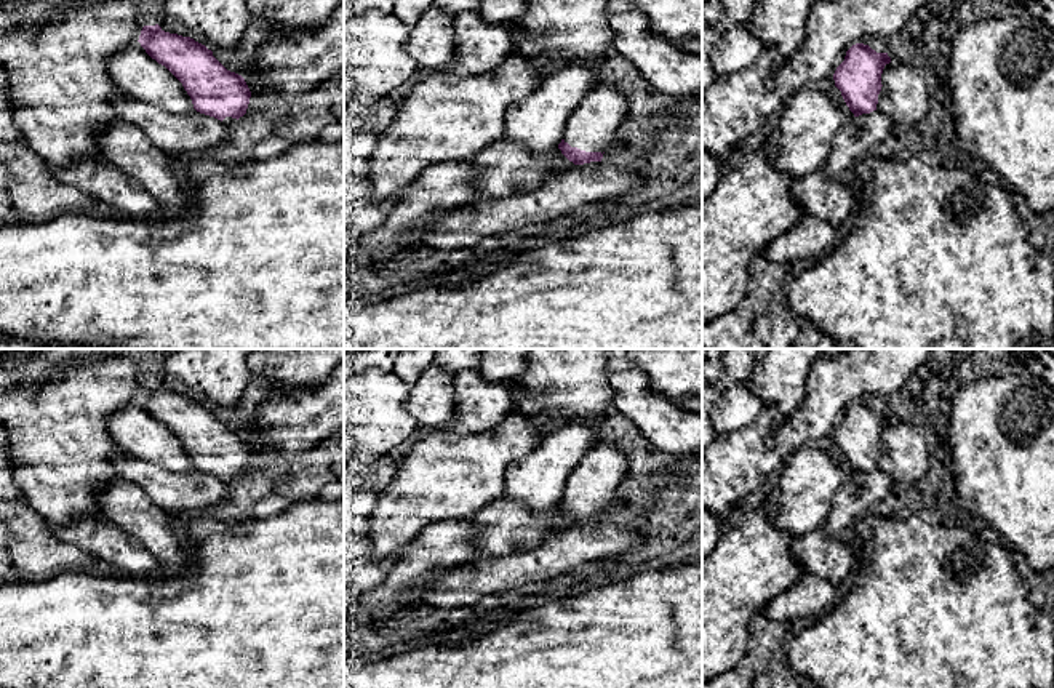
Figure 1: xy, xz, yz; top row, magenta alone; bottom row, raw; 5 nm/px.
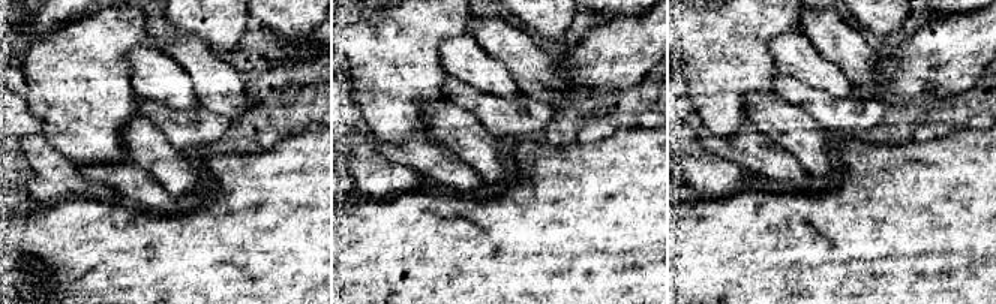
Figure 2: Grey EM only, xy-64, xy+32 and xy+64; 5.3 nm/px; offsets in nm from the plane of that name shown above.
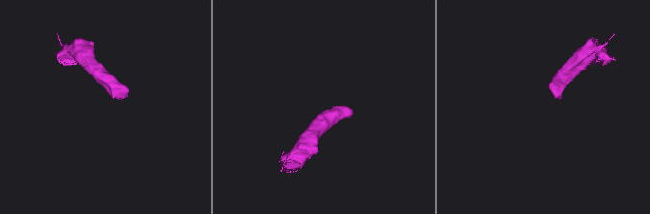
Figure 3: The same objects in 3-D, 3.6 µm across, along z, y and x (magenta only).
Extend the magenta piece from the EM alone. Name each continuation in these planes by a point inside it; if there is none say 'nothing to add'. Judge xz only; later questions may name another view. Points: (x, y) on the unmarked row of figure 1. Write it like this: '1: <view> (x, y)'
1: xz (592, 485)

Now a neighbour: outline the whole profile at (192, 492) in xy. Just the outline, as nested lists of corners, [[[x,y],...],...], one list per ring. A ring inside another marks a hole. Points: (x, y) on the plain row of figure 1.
[[[117,451],[115,461],[118,474],[138,483],[166,514],[205,514],[227,493],[226,482],[195,467],[171,472],[123,451]]]

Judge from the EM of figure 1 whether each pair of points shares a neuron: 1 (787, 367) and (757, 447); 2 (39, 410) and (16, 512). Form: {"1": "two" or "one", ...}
{"1": "two", "2": "two"}

